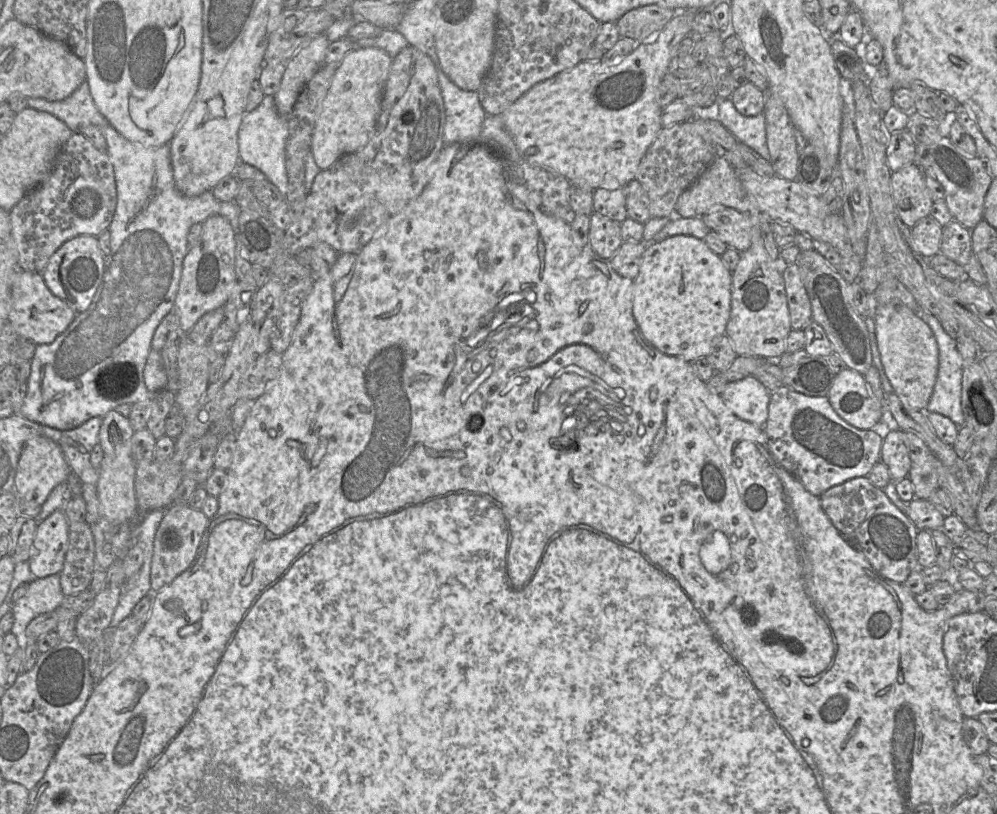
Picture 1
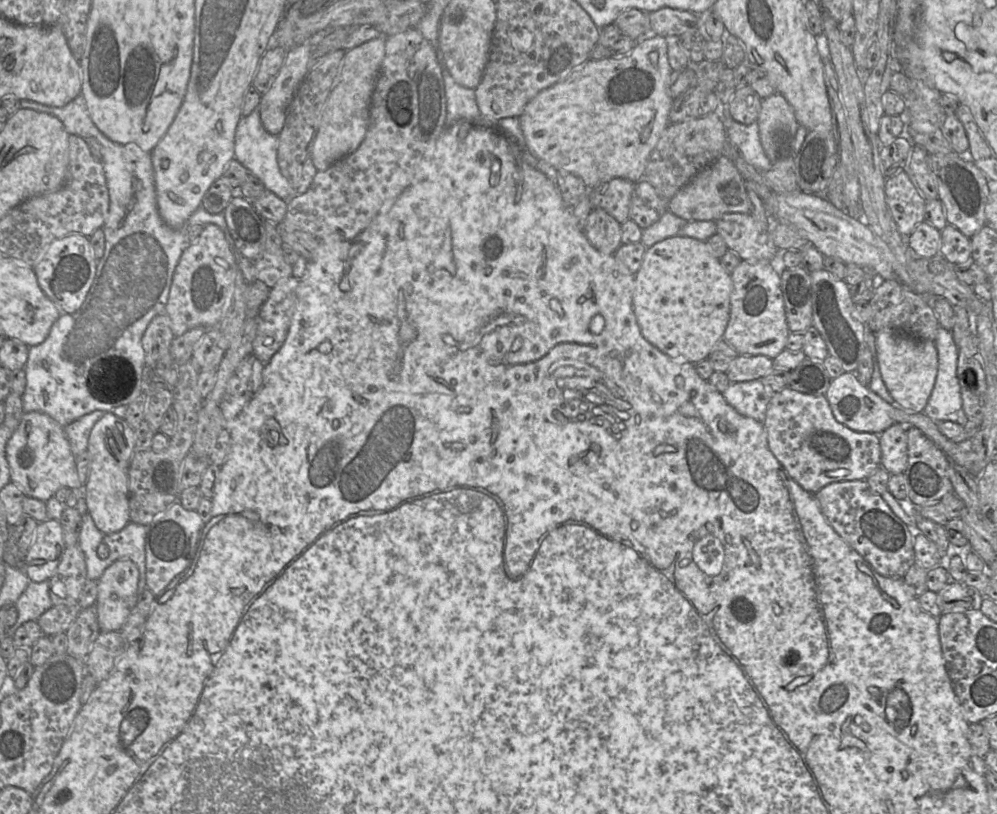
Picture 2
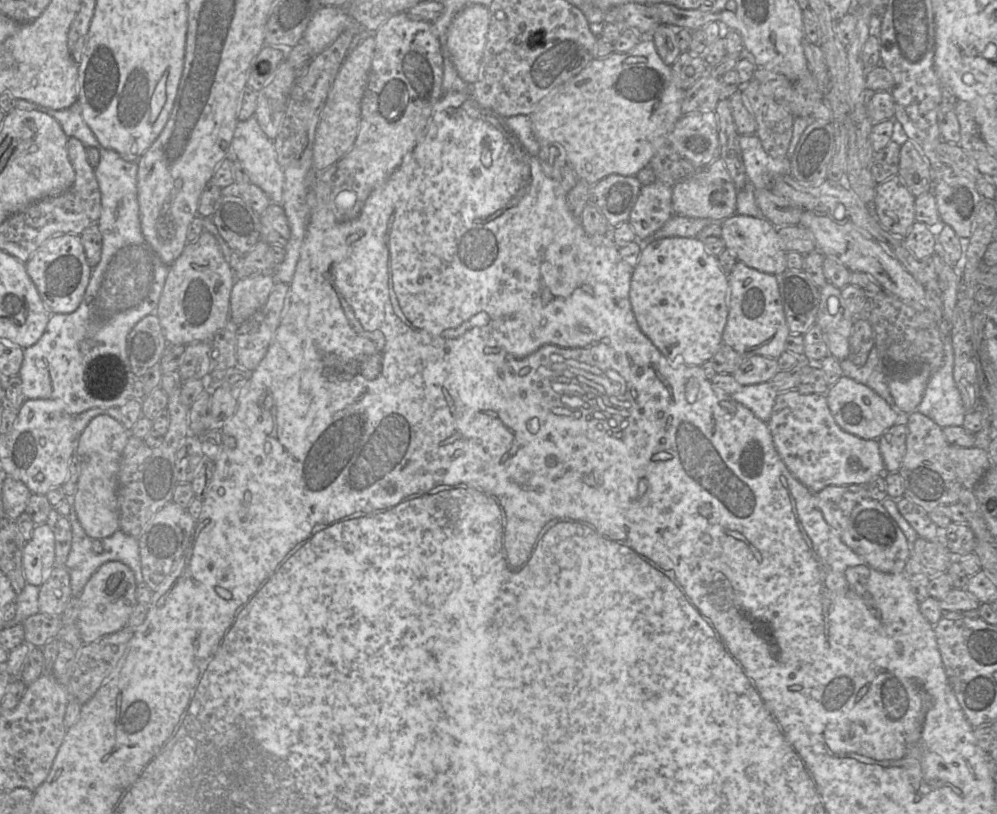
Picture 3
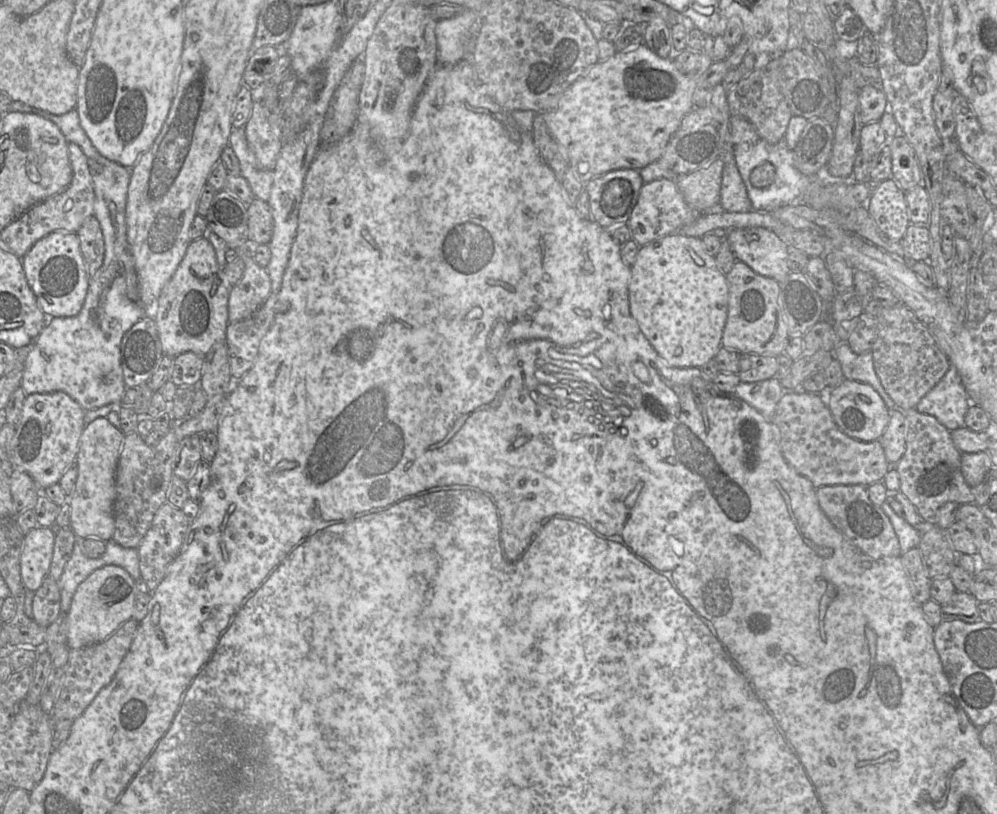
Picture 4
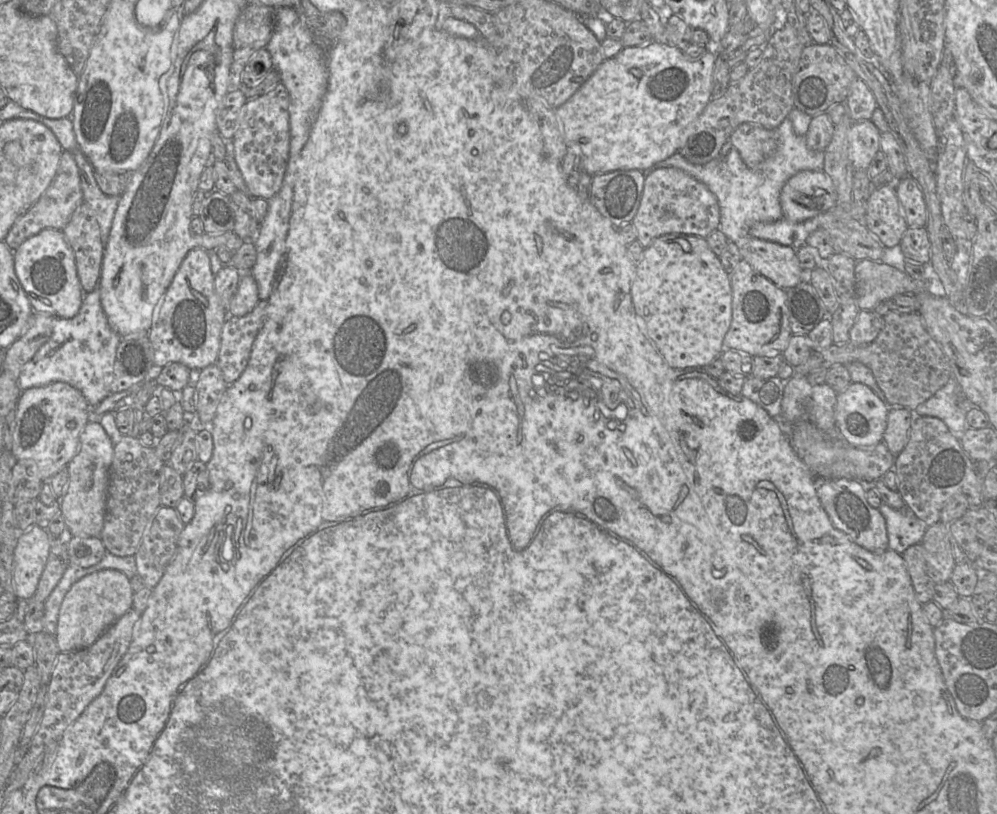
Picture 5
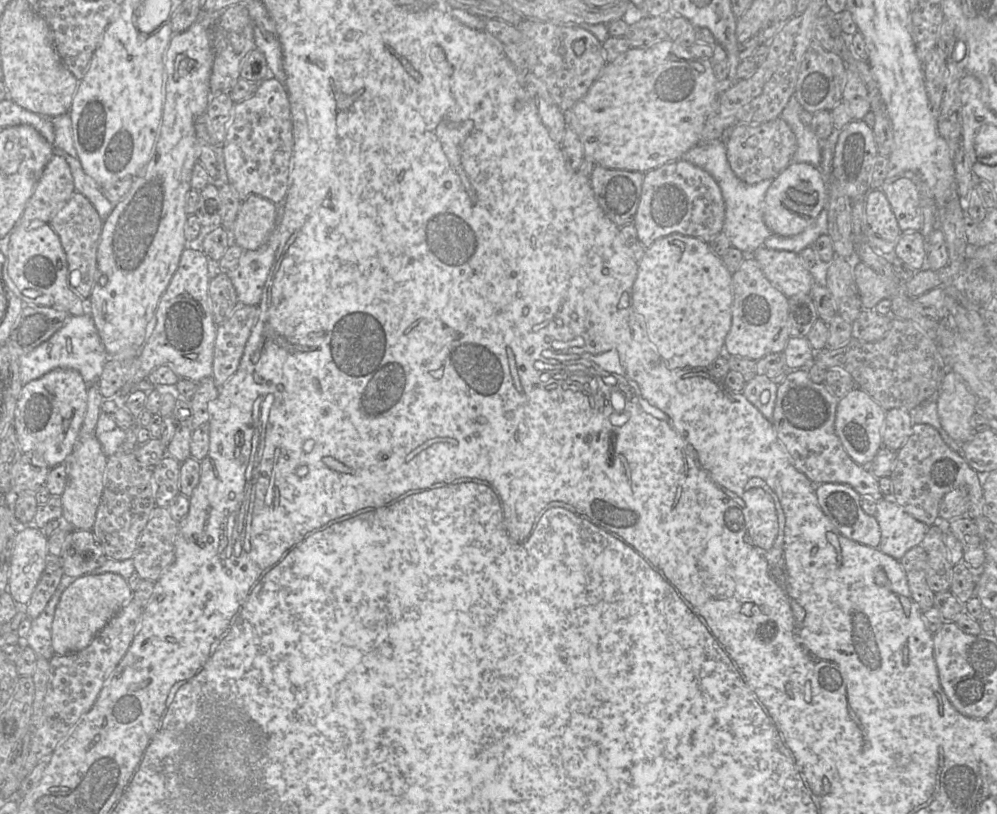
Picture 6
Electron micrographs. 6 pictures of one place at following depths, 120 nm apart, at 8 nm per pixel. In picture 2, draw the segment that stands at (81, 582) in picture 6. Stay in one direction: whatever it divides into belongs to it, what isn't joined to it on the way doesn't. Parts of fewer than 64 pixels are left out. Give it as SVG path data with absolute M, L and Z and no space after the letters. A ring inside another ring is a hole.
M118 560L102 574L95 603L101 632L120 631L135 609L139 570L131 560Z

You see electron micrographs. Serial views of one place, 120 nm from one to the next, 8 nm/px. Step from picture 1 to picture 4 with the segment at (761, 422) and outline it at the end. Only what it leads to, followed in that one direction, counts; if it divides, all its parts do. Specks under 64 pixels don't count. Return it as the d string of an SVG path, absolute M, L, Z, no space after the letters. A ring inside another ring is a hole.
M773 377L757 382L741 381L734 395L773 422L777 405L784 392L779 378Z

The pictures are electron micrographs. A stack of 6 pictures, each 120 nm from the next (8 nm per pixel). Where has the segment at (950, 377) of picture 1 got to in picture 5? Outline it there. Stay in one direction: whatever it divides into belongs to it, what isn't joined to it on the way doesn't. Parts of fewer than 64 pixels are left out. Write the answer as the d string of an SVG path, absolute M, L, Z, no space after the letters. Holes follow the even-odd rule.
M952 376L932 397L920 404L914 413L942 420L952 435L960 440L967 429L966 414L971 407L973 405L962 395L958 382Z

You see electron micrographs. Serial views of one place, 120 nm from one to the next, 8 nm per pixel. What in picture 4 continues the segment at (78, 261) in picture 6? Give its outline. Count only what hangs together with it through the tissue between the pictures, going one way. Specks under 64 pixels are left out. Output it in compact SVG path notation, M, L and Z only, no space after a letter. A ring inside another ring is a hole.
M94 215L84 221L77 231L77 236L86 271L89 277L92 277L101 267L104 259L104 238L100 223Z

